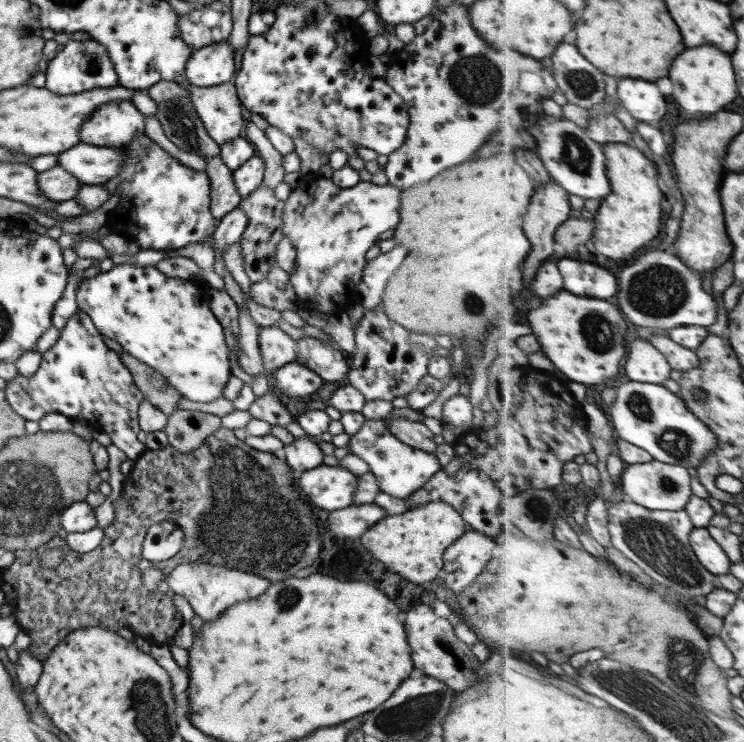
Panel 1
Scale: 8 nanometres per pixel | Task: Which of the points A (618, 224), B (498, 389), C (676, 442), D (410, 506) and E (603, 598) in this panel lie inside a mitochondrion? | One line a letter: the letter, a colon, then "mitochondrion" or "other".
A: other
B: other
C: mitochondrion
D: other
E: other

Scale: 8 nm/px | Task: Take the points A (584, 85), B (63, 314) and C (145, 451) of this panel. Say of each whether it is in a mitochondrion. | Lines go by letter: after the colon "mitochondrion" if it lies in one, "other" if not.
A: mitochondrion
B: other
C: other

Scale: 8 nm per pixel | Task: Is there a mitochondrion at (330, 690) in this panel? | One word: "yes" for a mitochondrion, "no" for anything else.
no

